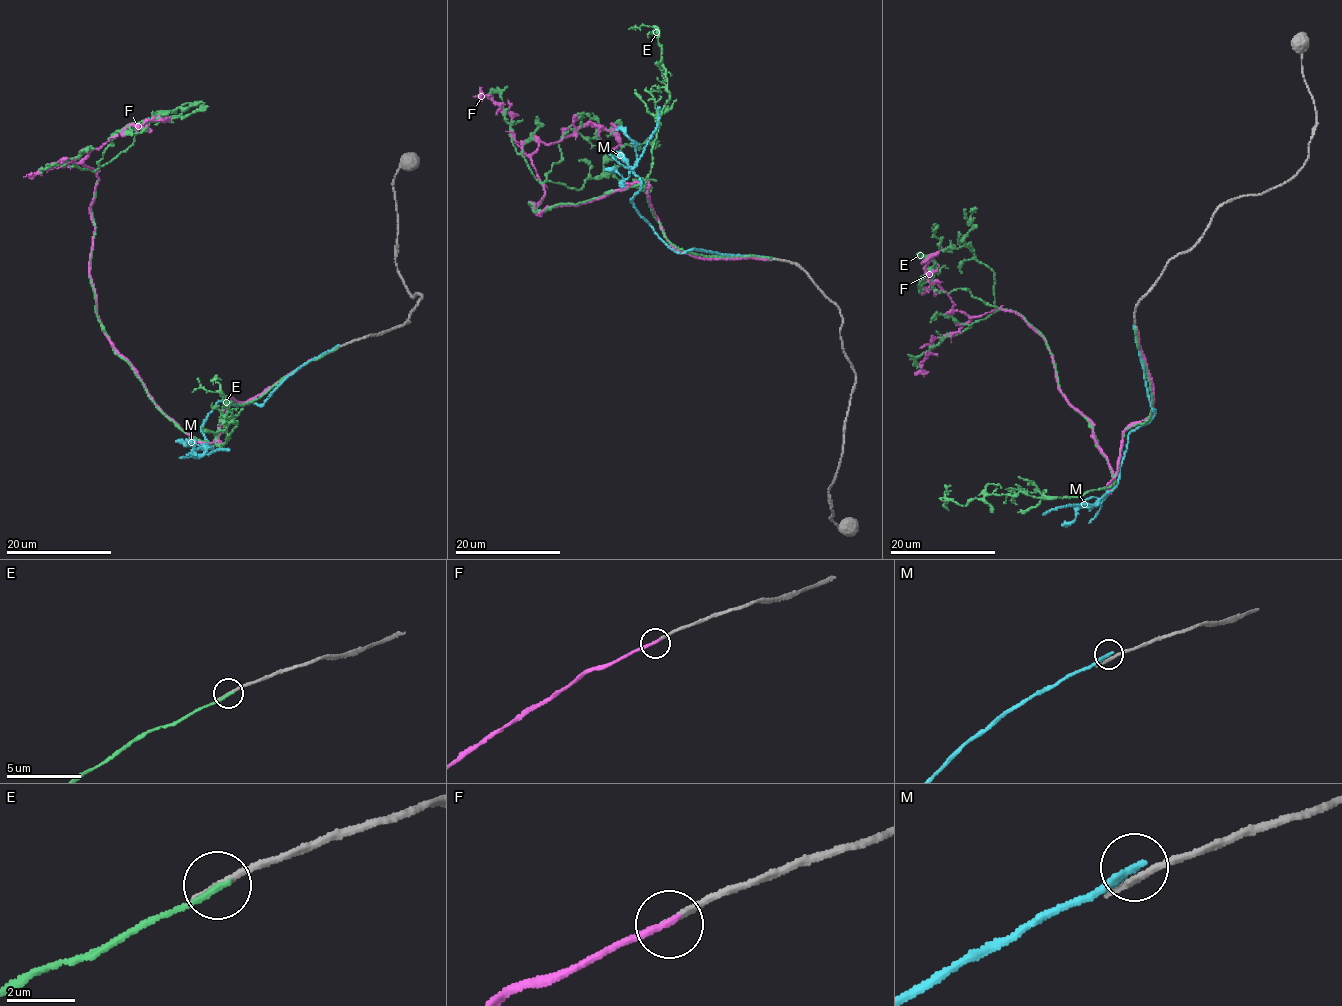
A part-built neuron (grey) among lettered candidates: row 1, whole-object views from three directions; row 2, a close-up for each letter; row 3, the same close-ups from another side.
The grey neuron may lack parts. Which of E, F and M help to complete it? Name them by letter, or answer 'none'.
F

